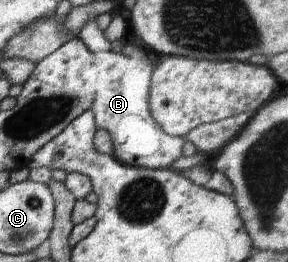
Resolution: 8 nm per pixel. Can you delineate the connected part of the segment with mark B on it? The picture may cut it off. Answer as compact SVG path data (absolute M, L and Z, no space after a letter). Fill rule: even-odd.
M148 52L148 57L128 57L120 54L120 63L108 71L102 87L96 90L91 111L97 129L110 133L113 143L112 155L126 165L143 168L170 169L182 157L185 138L164 133L162 127L152 119L148 97L150 79L160 63L160 56ZM151 57L154 57L154 60Z

